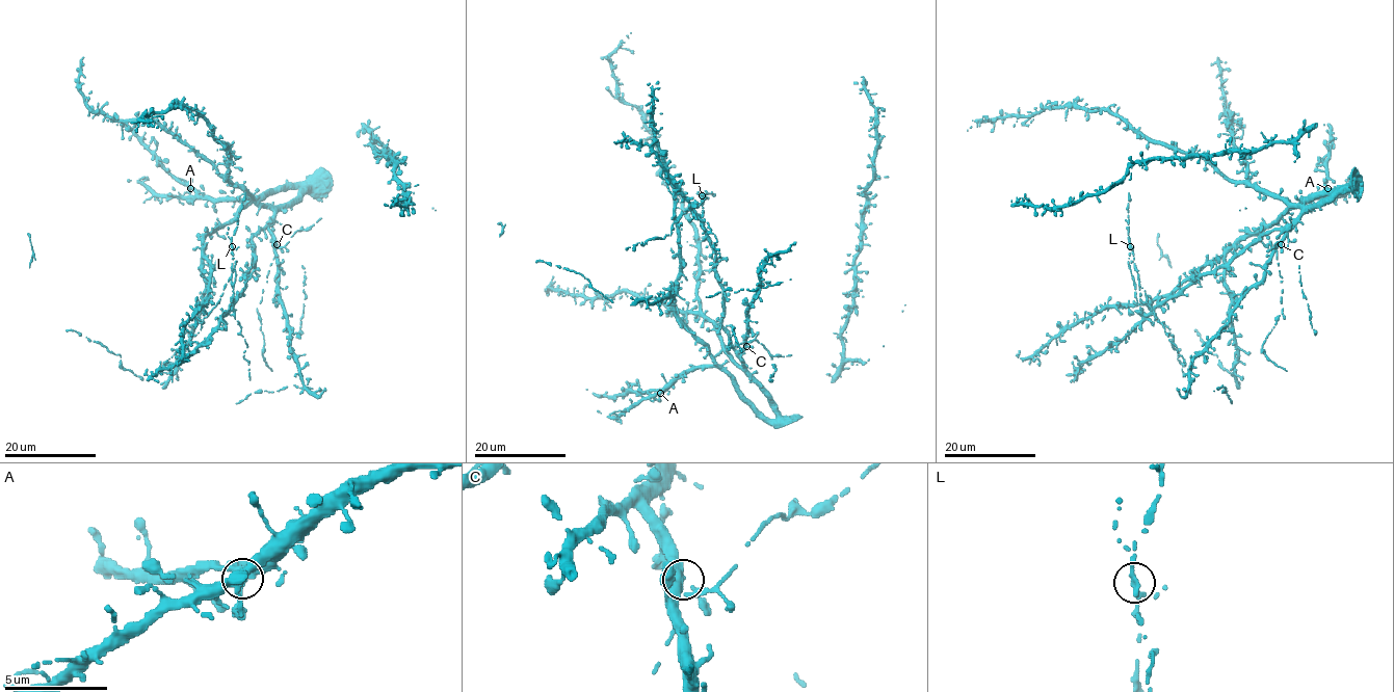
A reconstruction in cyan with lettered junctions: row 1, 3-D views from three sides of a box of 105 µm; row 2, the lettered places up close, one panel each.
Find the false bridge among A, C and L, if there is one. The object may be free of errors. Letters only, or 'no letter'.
L

